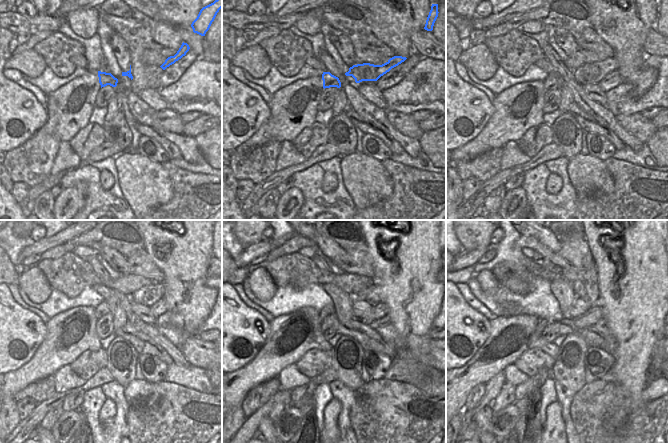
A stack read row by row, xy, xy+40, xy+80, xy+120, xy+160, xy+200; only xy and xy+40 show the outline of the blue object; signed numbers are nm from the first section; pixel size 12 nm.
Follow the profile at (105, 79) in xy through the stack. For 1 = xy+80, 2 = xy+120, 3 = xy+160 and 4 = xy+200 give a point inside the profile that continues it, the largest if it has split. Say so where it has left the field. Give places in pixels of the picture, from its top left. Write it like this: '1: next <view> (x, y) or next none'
1: next xy+80 (551, 82)
2: next xy+120 (102, 308)
3: next xy+160 (328, 309)
4: next xy+200 (542, 324)

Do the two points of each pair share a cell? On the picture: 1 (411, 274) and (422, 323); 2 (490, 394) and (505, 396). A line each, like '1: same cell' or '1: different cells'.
1: same cell
2: different cells

